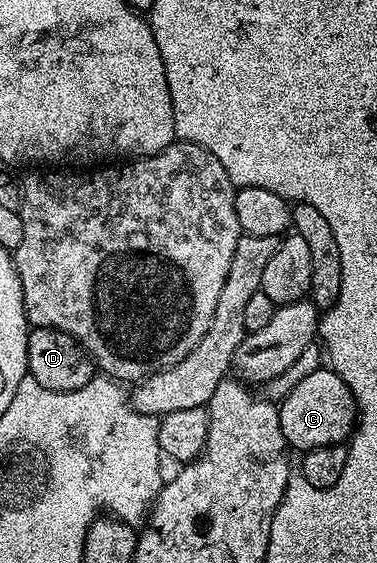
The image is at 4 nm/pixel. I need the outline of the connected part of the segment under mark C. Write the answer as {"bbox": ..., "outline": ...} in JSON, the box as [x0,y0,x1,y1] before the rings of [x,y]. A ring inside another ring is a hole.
{"bbox":[279,366,357,450],"outline":[[[322,366],[322,368],[315,369],[314,372],[307,373],[286,394],[285,401],[280,401],[279,422],[283,426],[283,438],[290,449],[308,450],[328,444],[345,444],[350,439],[357,423],[357,403],[353,400],[347,382],[343,382],[343,378],[339,378],[339,374],[335,374],[332,368]]]}

